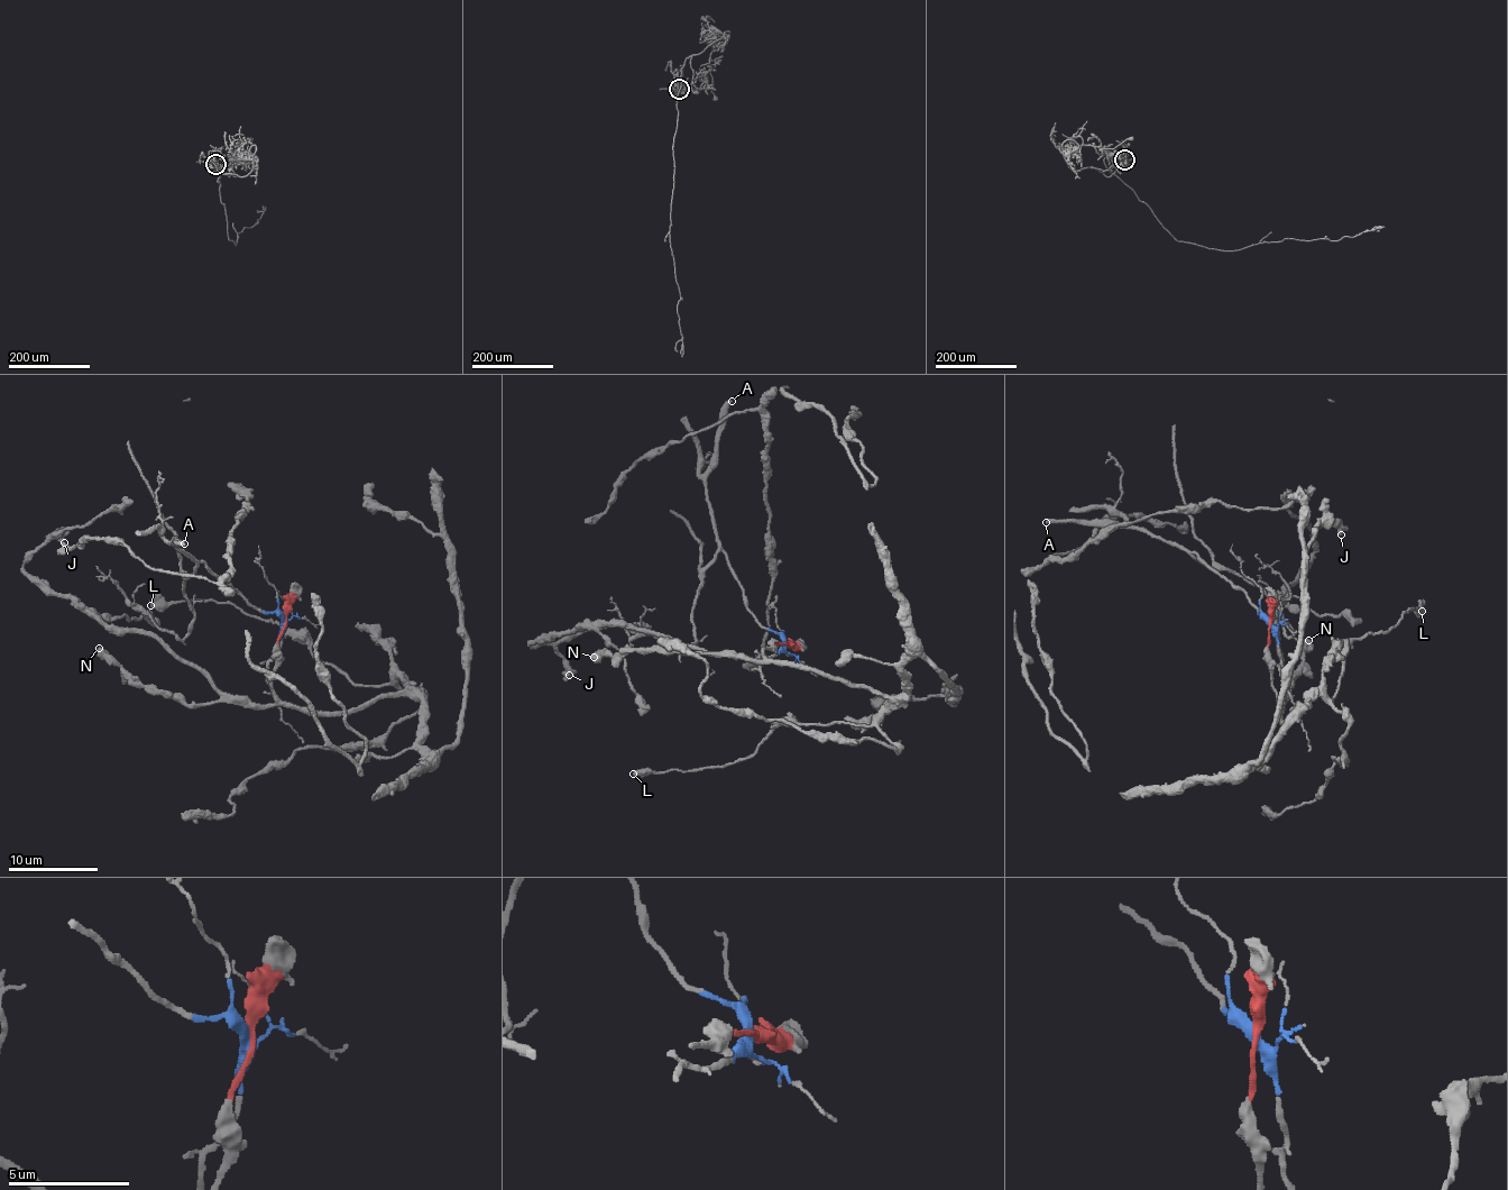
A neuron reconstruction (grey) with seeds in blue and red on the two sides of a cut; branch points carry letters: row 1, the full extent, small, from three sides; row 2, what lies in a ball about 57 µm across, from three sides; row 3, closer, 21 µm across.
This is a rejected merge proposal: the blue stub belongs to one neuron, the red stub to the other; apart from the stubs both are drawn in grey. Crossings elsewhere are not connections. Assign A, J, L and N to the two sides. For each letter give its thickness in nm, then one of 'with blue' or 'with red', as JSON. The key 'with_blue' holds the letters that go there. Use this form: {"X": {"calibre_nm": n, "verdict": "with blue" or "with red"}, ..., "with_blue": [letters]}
{"A": {"calibre_nm": 400, "verdict": "with blue"}, "J": {"calibre_nm": 500, "verdict": "with red"}, "L": {"calibre_nm": 440, "verdict": "with red"}, "N": {"calibre_nm": 650, "verdict": "with red"}, "with_blue": ["A"]}

